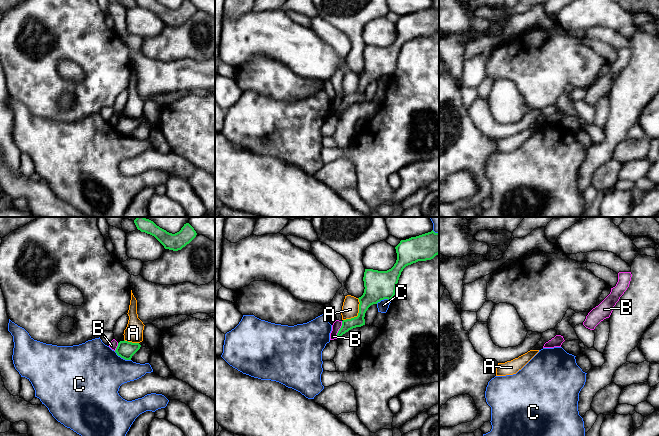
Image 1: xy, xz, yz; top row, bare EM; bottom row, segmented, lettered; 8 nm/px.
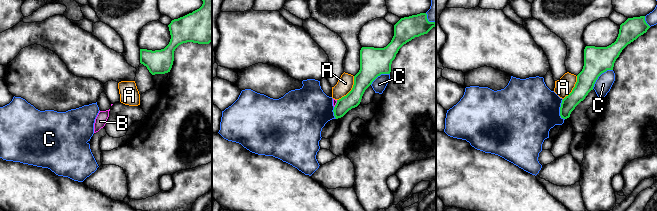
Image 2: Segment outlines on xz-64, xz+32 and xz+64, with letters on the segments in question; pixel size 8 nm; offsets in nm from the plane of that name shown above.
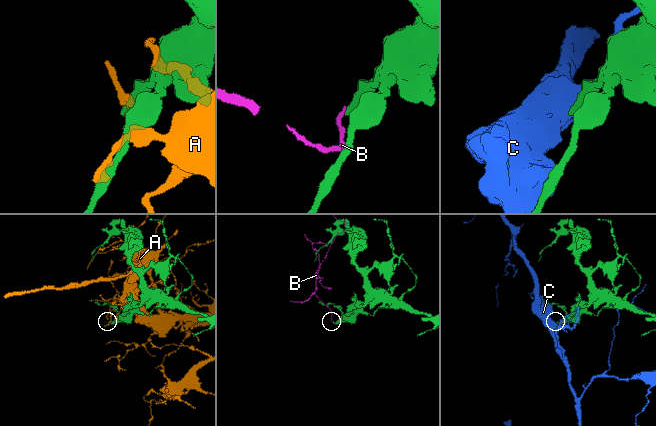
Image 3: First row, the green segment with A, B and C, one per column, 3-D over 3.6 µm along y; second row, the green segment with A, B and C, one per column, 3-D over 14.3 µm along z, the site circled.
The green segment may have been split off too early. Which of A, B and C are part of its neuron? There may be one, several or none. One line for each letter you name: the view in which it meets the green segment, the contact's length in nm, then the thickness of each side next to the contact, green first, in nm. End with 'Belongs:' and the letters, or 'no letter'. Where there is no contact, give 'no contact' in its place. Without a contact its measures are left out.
Belongs: no letter

